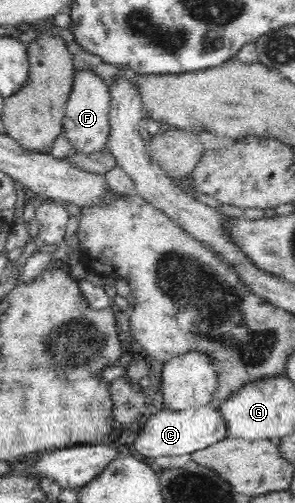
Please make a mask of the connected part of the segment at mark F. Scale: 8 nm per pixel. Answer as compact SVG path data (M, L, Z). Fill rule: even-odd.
M78 71L75 74L74 86L67 102L63 120L63 136L72 145L72 153L84 155L99 153L107 149L110 140L111 92L98 74L89 71Z

